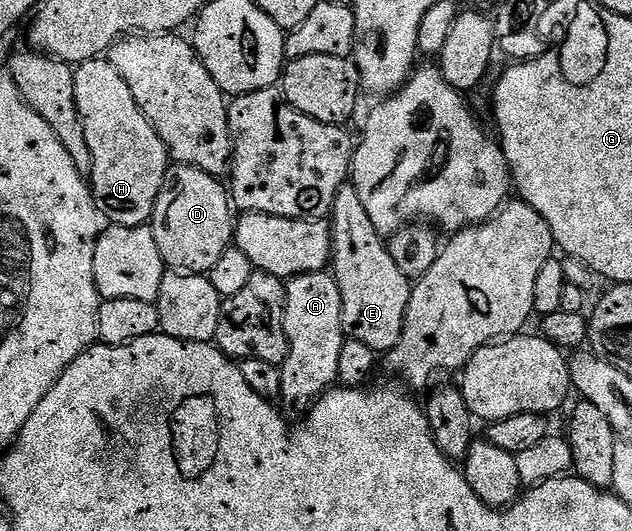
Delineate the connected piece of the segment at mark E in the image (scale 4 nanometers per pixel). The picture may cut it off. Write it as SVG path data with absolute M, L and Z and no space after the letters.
M353 184L343 185L334 201L330 222L332 242L332 276L342 296L341 332L349 339L357 339L379 355L389 354L400 343L408 299L412 288L411 278L396 267L383 234L376 231L364 203L356 195Z

